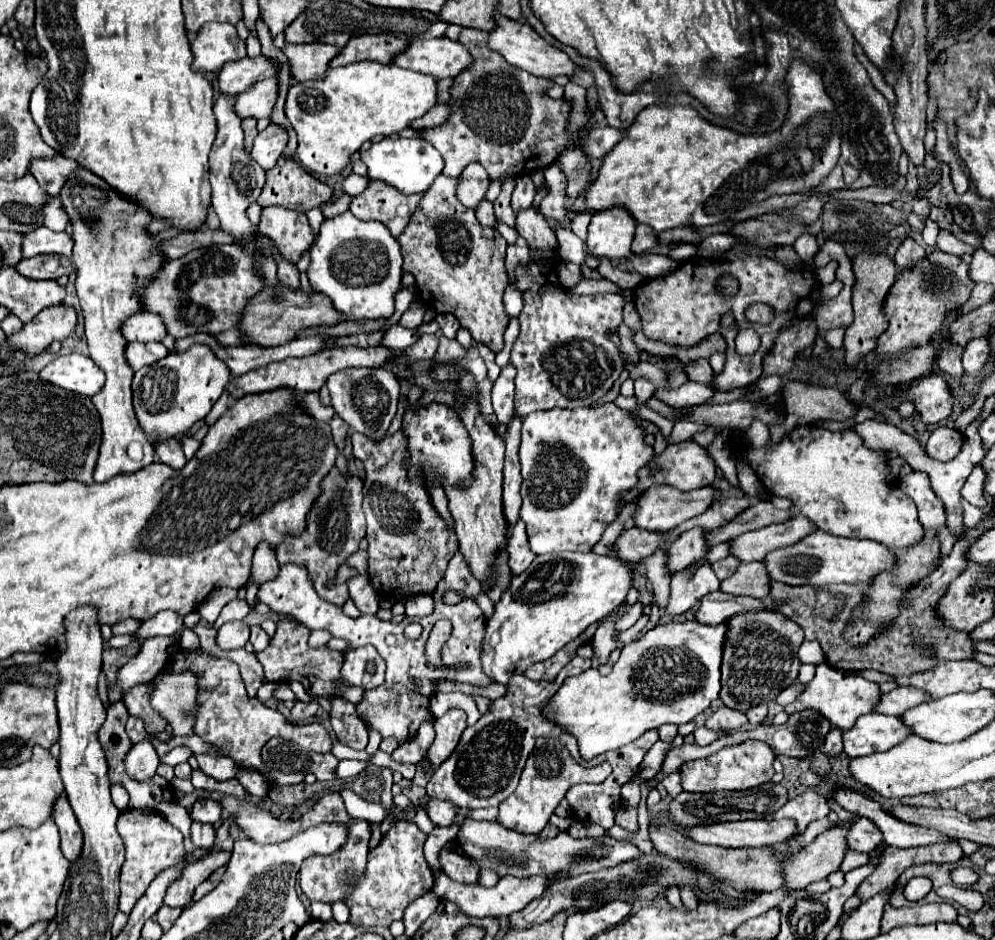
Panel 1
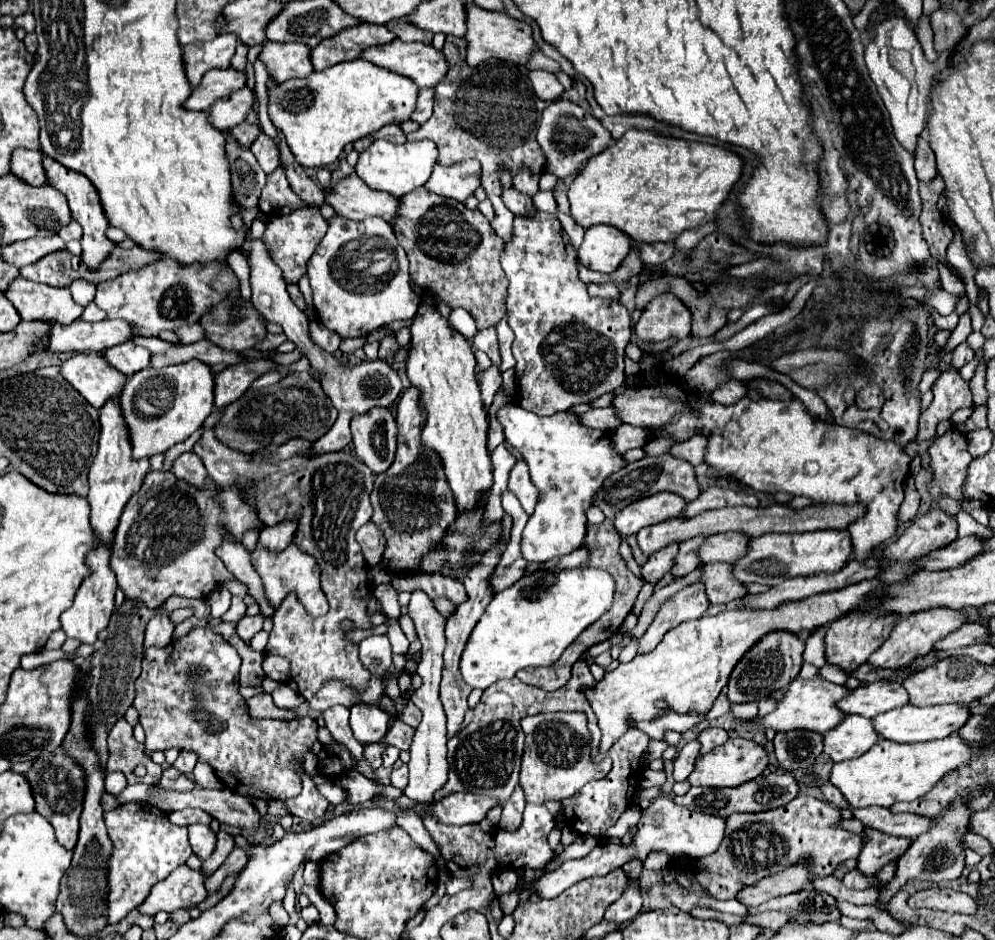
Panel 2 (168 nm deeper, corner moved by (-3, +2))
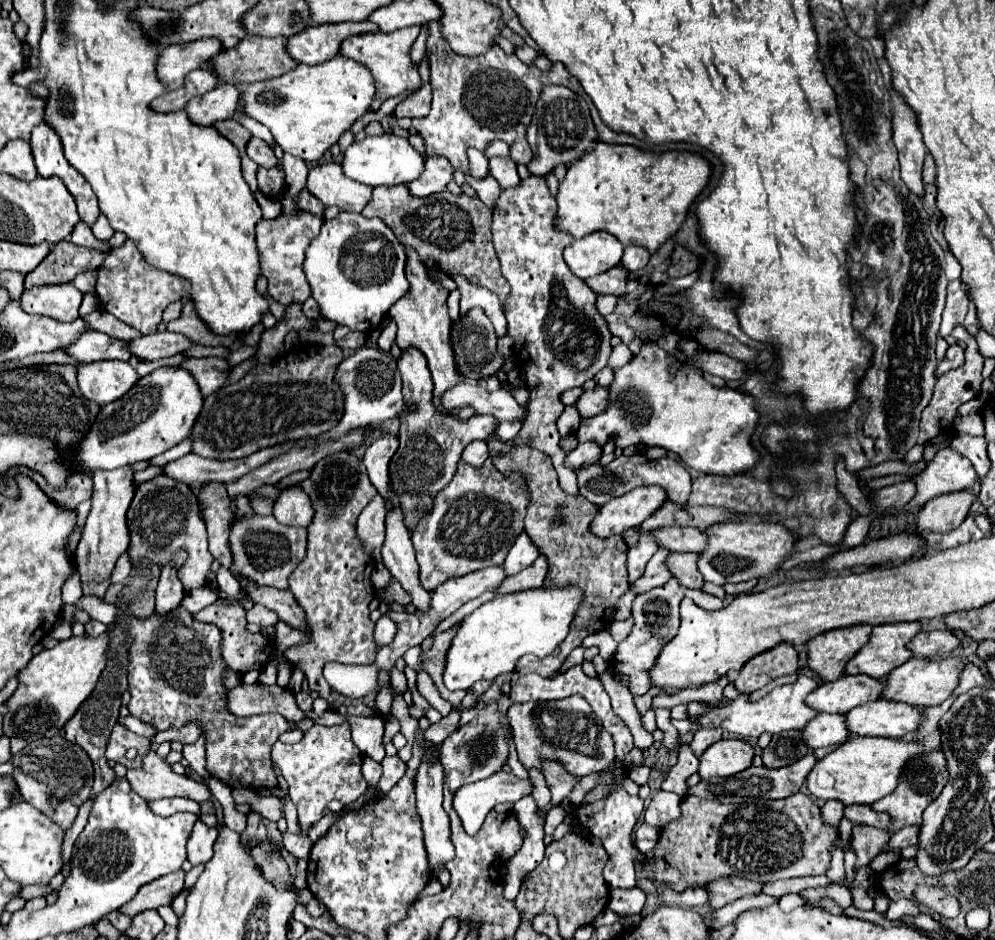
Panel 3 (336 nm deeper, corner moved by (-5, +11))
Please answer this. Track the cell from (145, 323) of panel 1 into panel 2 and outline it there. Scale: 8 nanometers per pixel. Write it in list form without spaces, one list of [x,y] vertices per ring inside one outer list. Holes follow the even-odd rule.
[[[82,319],[72,325],[54,323],[46,347],[42,351],[52,353],[100,353],[110,345],[118,345],[132,337],[130,327],[118,319],[104,319],[98,323],[86,323]]]

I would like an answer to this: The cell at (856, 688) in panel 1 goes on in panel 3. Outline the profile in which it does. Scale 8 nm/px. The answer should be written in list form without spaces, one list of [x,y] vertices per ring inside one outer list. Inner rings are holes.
[[[800,674],[794,684],[774,688],[770,694],[766,694],[758,702],[750,702],[748,696],[740,696],[728,704],[714,708],[710,714],[704,714],[700,722],[704,724],[704,728],[724,728],[744,738],[758,738],[762,732],[778,734],[784,730],[802,730],[804,724],[808,724],[808,720],[812,720],[812,716],[818,714],[814,708],[808,708],[808,704],[804,704],[804,698],[816,688],[818,684],[812,678]]]

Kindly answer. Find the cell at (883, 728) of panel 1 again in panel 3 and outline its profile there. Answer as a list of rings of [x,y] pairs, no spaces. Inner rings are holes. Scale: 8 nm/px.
[[[820,714],[812,718],[804,728],[804,740],[812,750],[836,746],[846,742],[848,738],[850,736],[844,724],[844,716],[836,716],[836,714]]]

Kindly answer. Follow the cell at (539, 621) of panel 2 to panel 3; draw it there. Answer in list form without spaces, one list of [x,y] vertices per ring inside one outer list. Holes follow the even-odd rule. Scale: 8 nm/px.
[[[540,586],[496,594],[460,622],[458,634],[454,636],[446,656],[446,688],[468,690],[476,680],[494,680],[498,674],[512,672],[524,654],[534,654],[538,658],[550,656],[568,636],[576,608],[580,608],[580,600],[584,600],[584,592],[576,586]]]

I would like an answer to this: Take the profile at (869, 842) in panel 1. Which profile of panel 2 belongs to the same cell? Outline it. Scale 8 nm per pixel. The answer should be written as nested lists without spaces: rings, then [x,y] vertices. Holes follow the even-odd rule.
[[[798,795],[788,805],[762,811],[762,813],[732,813],[726,817],[726,833],[722,839],[722,845],[716,853],[702,857],[702,859],[688,859],[688,857],[672,857],[670,867],[672,869],[688,869],[696,875],[696,881],[716,899],[736,899],[736,893],[744,885],[752,885],[754,881],[760,881],[762,877],[780,873],[792,865],[796,865],[800,859],[808,863],[808,881],[814,881],[818,877],[828,877],[834,873],[834,869],[844,863],[846,859],[858,857],[862,851],[862,839],[850,831],[844,831],[840,827],[840,811],[816,797]]]

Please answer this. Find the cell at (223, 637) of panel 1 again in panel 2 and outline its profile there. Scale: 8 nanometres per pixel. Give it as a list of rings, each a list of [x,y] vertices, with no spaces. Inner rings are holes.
[[[262,615],[242,617],[242,619],[238,621],[238,635],[240,635],[246,643],[250,643],[250,639],[262,629],[262,621],[264,621]]]

